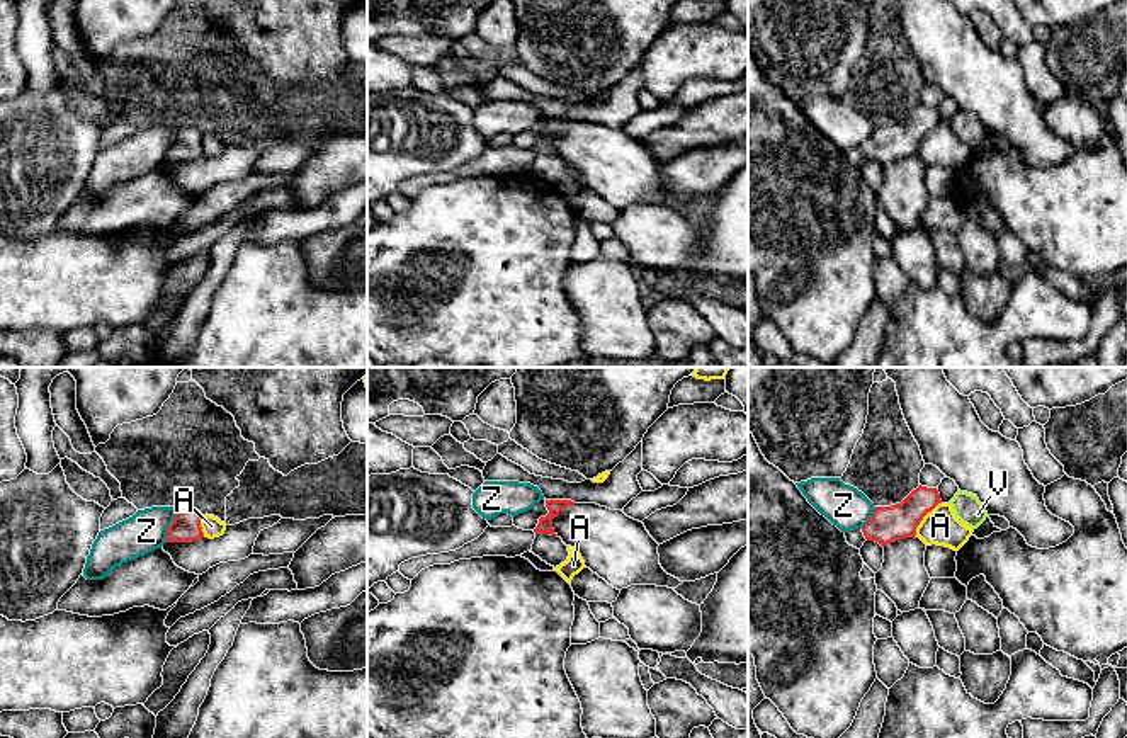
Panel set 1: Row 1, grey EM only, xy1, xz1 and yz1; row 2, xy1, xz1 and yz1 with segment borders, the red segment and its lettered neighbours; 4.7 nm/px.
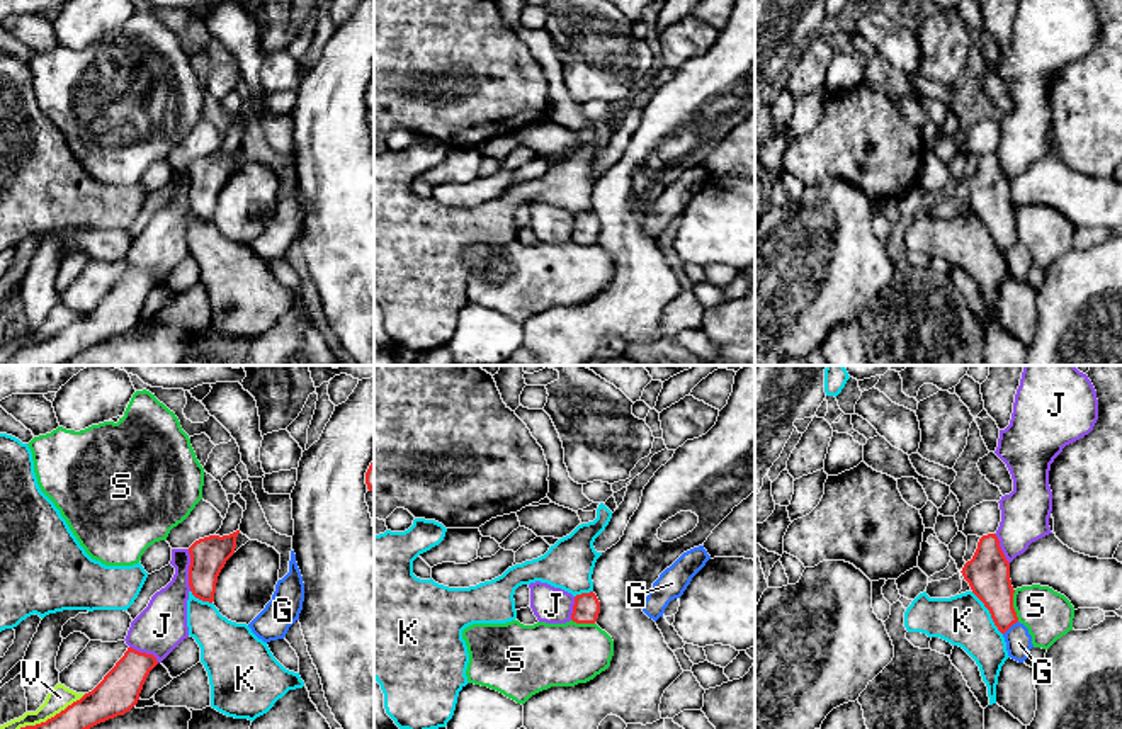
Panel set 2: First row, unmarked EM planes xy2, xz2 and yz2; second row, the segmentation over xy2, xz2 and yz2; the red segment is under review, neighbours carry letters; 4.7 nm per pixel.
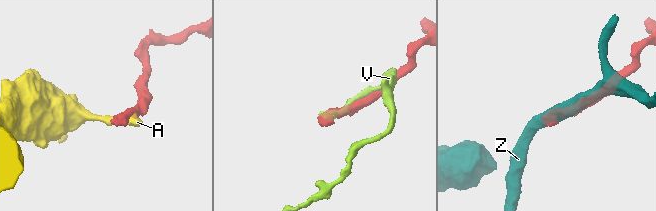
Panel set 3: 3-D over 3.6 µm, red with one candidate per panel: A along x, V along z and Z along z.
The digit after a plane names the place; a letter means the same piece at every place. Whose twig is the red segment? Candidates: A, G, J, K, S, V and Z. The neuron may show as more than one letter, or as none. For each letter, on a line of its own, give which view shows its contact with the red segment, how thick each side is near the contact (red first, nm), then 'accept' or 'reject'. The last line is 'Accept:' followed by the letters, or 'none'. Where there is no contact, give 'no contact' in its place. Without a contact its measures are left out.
A: yz1 | 170/170 nm | reject
G: yz2 | 190/130 nm | reject
J: xy2 | 180/200 nm | reject
K: yz2 | 200/240 nm | reject
S: yz2 | 200/240 nm | reject
V: xy2 | 160/110 nm | reject
Z: xy1 | 140/190 nm | reject
Accept: none

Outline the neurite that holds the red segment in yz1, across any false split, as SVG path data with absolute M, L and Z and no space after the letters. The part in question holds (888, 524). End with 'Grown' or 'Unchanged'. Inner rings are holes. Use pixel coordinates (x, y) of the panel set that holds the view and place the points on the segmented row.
M920 485L901 503L875 507L862 529L845 532L847 542L860 549L865 541L875 541L884 548L894 541L915 537L923 517L938 503L942 503L938 490Z. Grown

